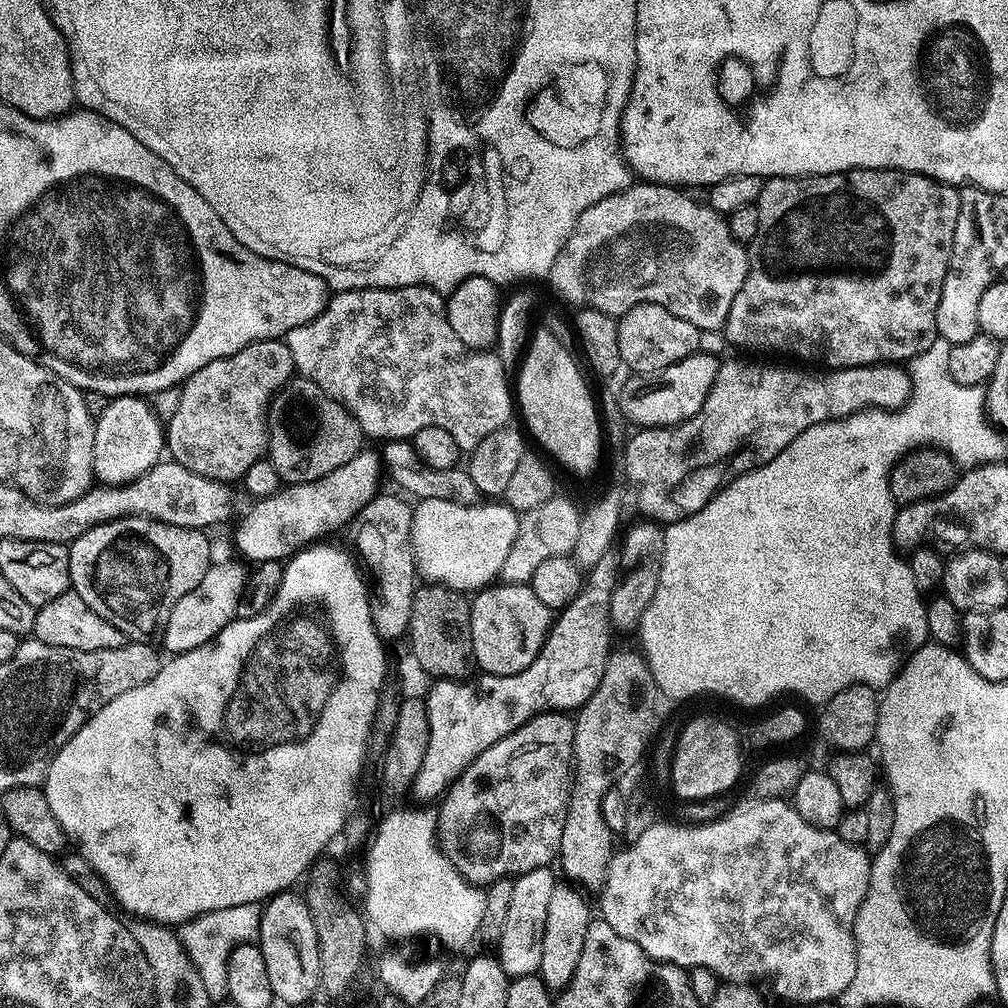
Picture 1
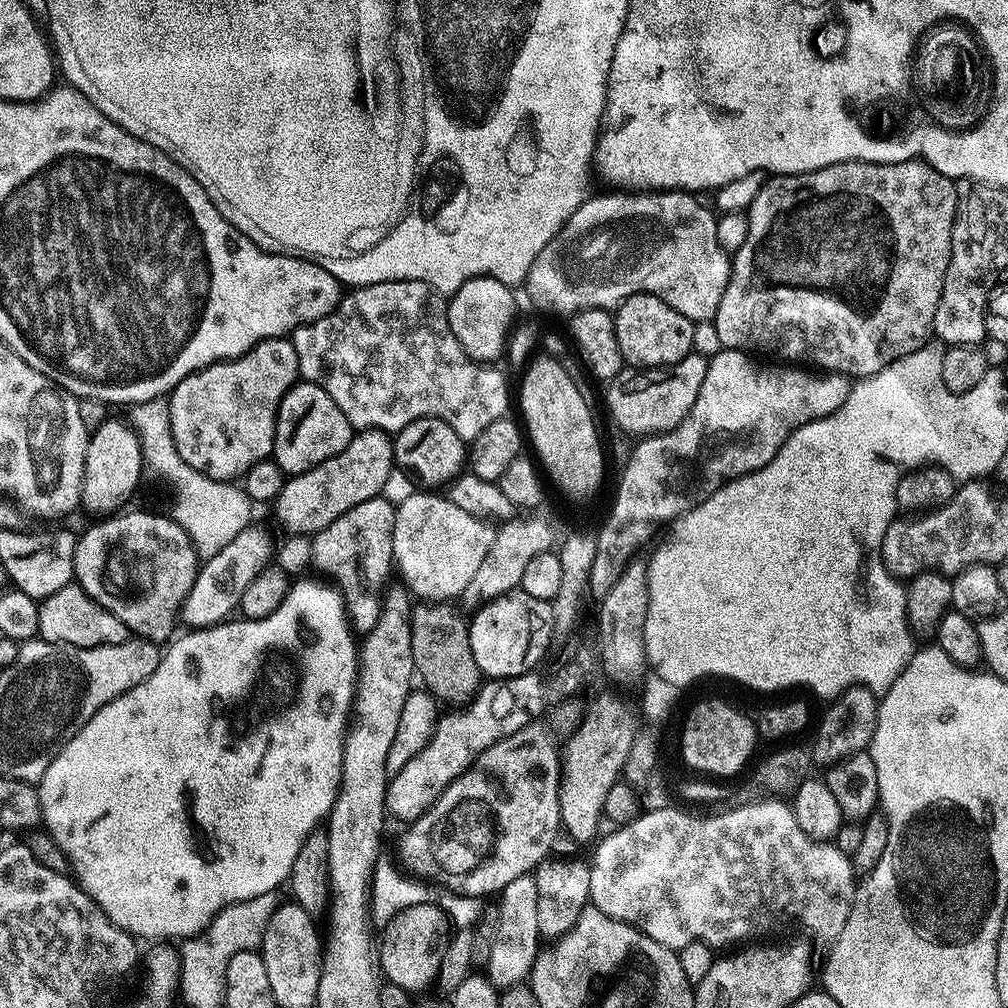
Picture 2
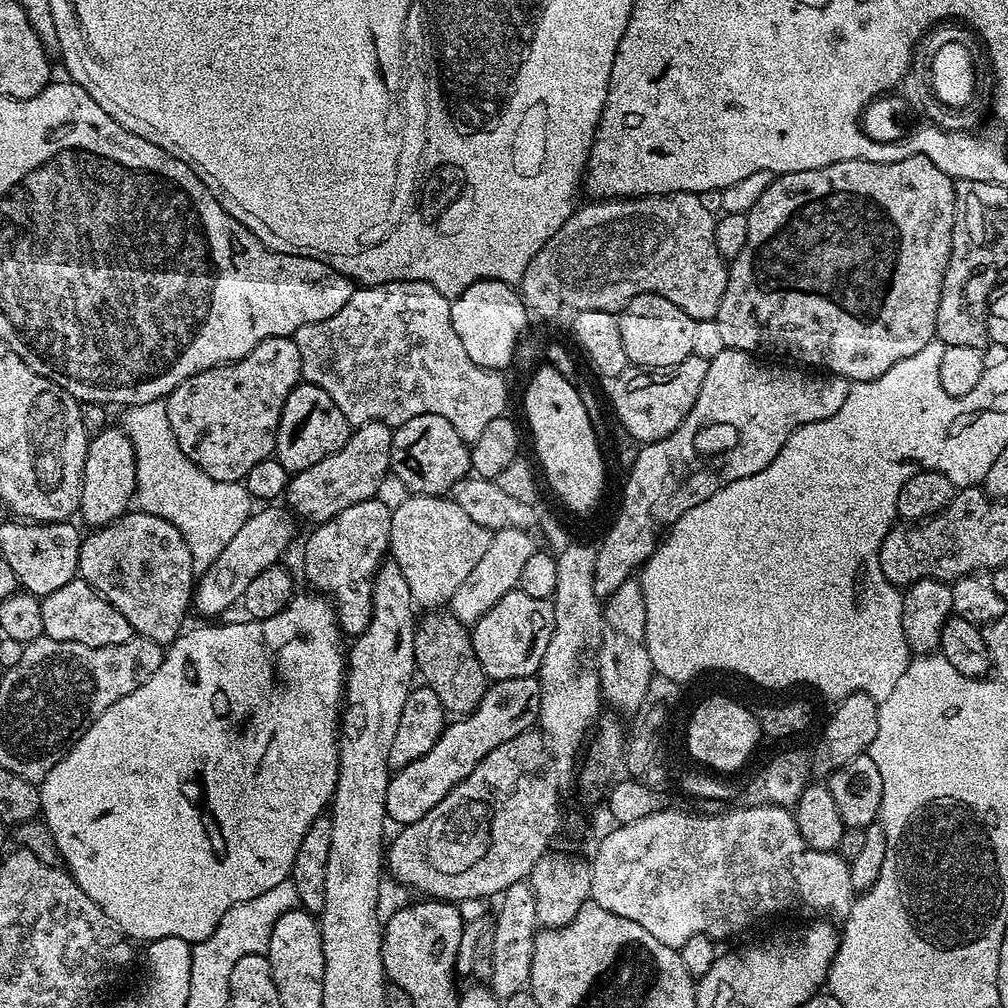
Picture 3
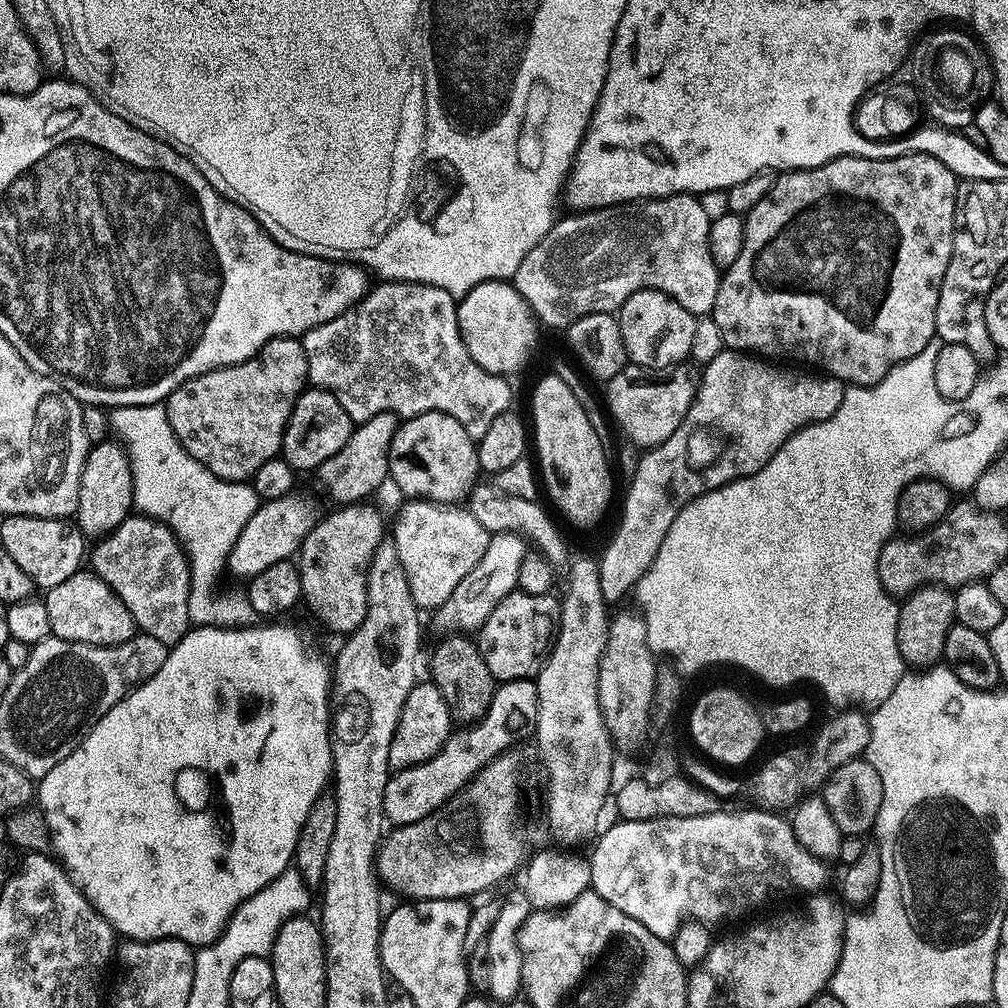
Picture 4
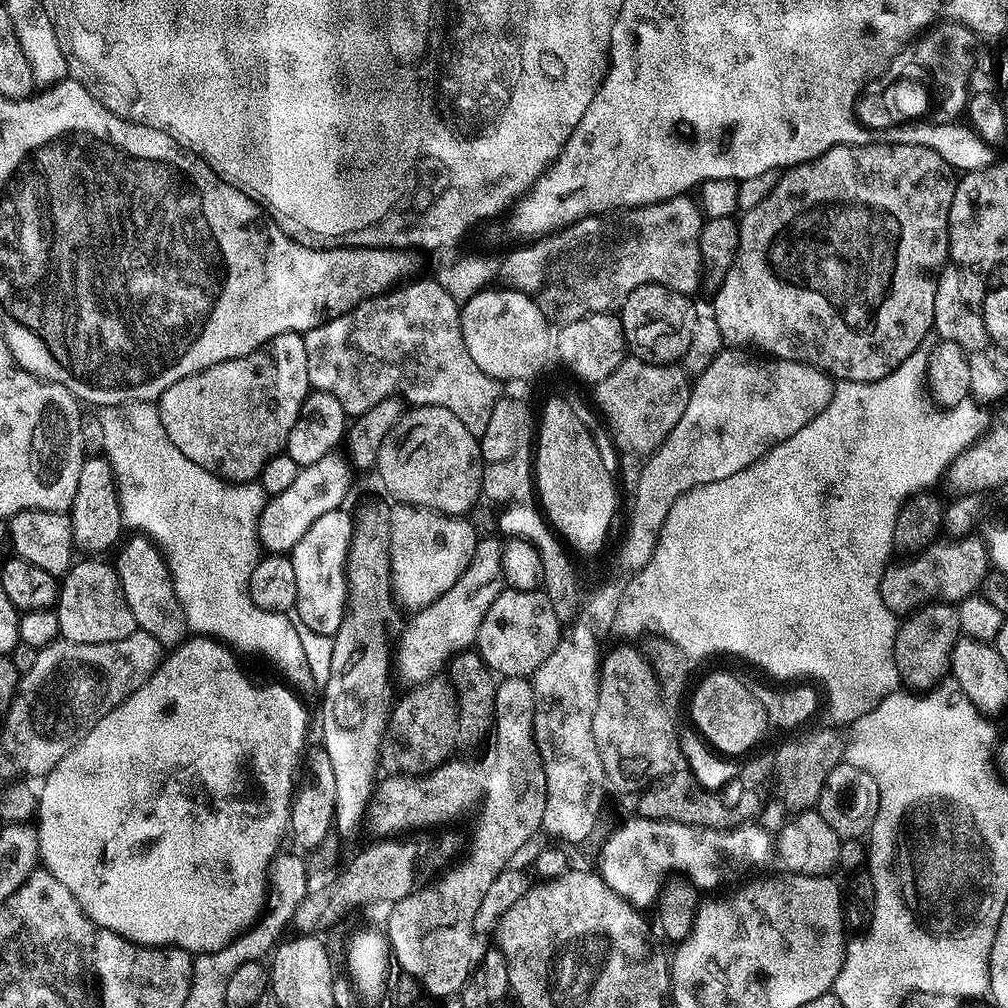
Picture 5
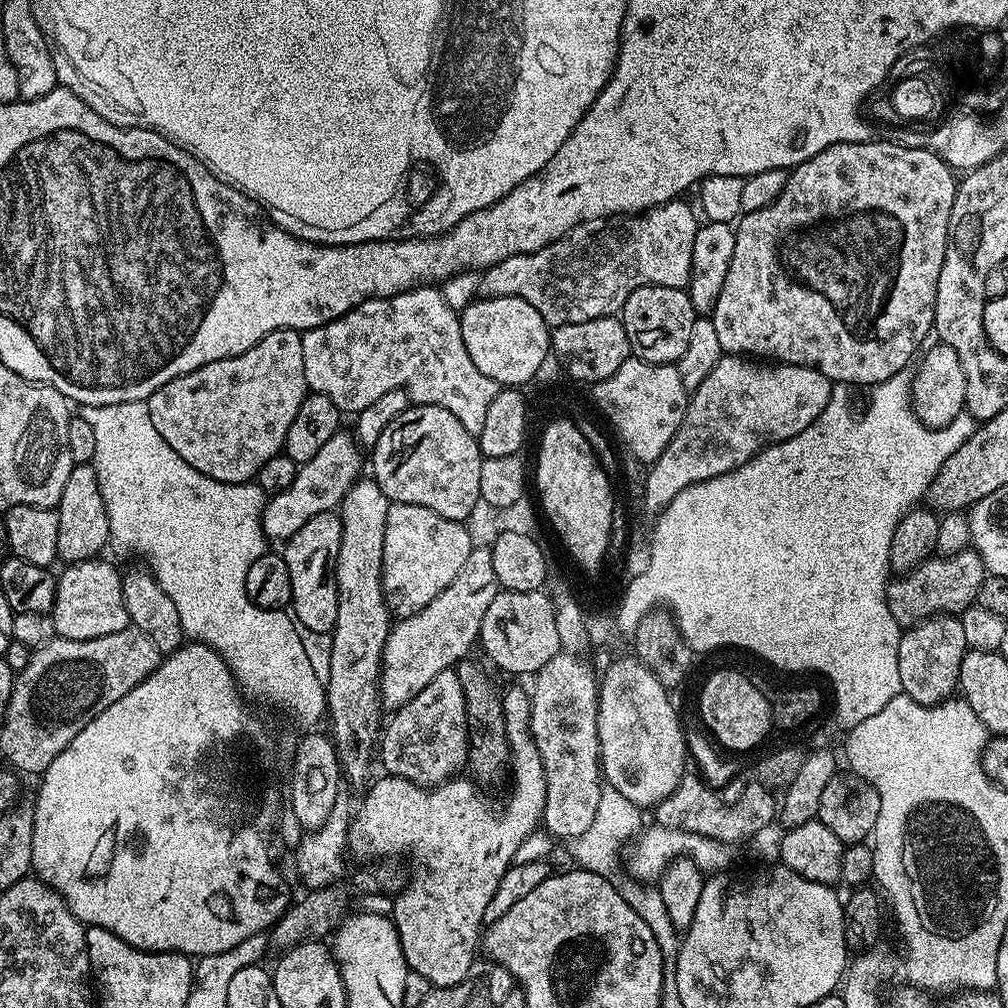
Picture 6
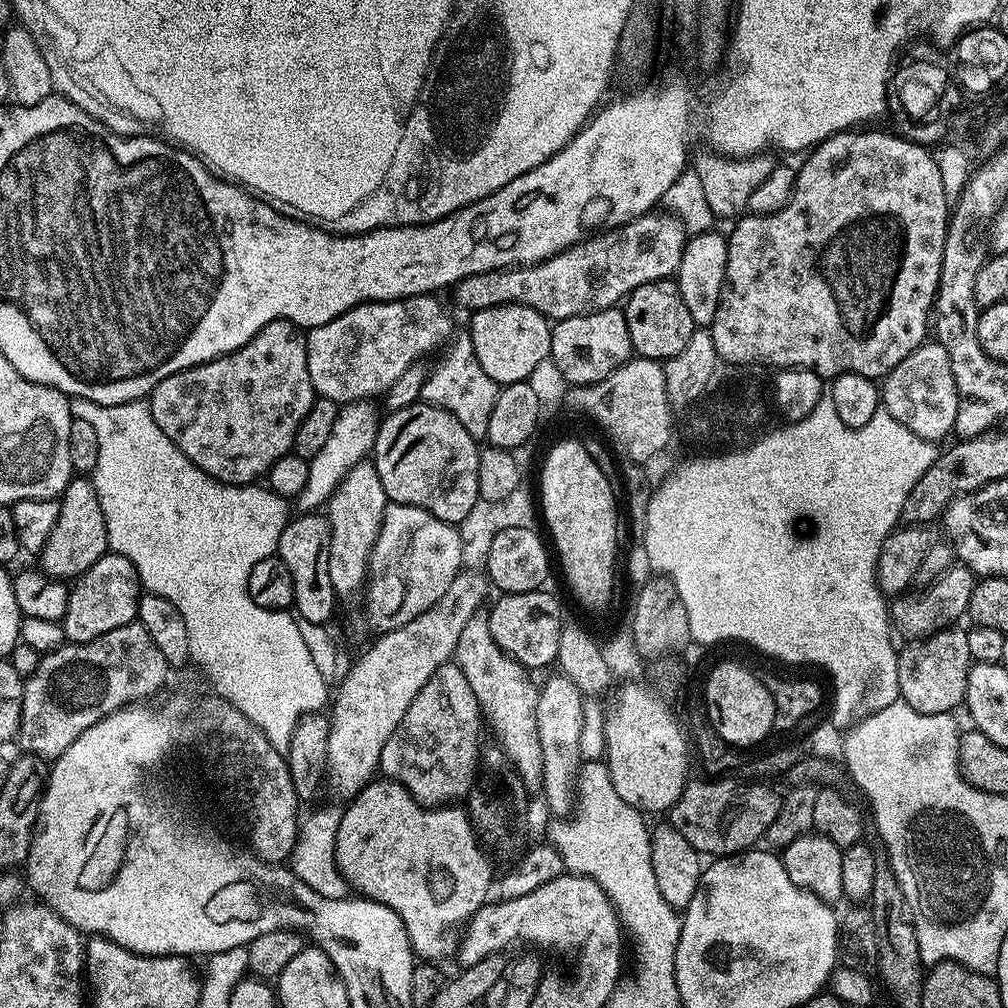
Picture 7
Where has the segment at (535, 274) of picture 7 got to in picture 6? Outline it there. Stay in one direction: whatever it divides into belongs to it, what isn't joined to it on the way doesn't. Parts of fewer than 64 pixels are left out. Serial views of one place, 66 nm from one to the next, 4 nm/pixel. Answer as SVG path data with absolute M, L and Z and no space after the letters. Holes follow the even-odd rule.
M677 198L642 212L582 222L540 250L514 254L483 269L476 284L480 291L477 293L481 297L522 298L542 314L548 325L558 329L567 324L616 316L626 298L647 284L687 289L698 219L684 202Z

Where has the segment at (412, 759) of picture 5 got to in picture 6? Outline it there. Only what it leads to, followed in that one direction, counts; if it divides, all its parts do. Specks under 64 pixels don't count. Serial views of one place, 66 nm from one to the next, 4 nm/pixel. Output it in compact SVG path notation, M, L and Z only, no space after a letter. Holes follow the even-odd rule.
M454 670L438 674L422 691L414 694L410 702L395 709L387 717L378 740L378 760L384 763L383 771L389 776L406 778L415 784L435 786L443 780L453 779L460 767L470 760L470 745L468 743L468 723L466 722L466 698L462 698L462 686L458 686L458 676Z

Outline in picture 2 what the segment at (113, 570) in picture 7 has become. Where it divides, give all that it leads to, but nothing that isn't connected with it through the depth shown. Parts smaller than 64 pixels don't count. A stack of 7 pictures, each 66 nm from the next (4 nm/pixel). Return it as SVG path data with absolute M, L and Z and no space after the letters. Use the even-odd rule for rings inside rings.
M75 582L62 586L62 590L39 601L39 605L38 636L51 644L73 644L79 648L93 648L121 644L130 639L128 627L118 618L114 618L110 610L94 602L94 598L90 598L90 594L86 594L86 590L82 590Z

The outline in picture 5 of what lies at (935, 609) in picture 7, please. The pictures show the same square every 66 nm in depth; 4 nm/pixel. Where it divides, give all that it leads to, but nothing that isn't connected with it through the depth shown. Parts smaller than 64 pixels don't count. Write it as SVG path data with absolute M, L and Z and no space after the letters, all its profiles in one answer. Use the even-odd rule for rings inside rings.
M960 534L957 540L937 538L919 549L909 560L896 560L884 567L881 578L883 602L895 614L907 614L933 602L959 602L981 591L990 571L990 548L974 534Z

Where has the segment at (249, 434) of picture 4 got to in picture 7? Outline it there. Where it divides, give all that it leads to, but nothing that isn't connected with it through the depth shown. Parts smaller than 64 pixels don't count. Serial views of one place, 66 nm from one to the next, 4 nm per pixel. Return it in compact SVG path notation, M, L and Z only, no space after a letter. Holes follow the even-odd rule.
M288 320L270 322L261 332L254 334L238 350L228 352L205 364L195 364L181 372L170 374L154 386L150 403L158 430L194 462L208 476L224 484L251 485L267 473L278 458L292 452L294 434L310 410L316 392L310 382L306 366L306 336L297 325Z

